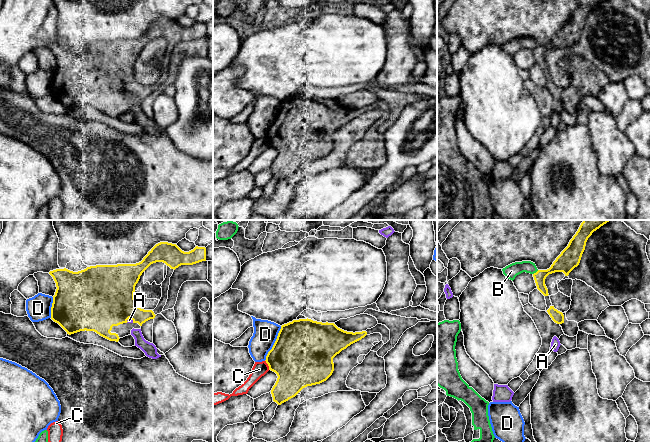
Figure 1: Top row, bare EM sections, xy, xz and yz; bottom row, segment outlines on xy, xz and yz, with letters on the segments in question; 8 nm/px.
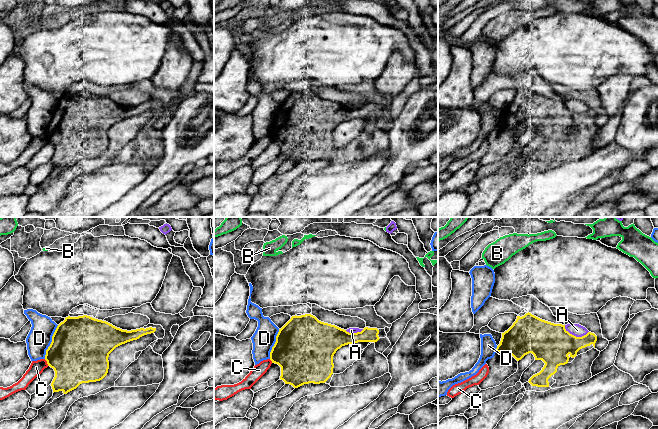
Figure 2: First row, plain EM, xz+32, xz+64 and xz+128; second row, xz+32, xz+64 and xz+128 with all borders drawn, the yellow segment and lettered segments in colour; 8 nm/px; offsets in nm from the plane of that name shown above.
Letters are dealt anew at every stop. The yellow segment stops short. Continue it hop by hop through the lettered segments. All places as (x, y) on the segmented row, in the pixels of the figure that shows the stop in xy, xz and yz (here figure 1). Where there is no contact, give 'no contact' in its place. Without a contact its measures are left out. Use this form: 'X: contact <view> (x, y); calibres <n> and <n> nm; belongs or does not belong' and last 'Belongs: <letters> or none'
A: contact xy (129, 317); calibres 460 and 40 nm; does not belong
B: contact yz (536, 272); calibres 160 and 110 nm; does not belong
C: contact xz (268, 365); calibres 440 and 120 nm; does not belong
D: contact xz (274, 343); calibres 500 and 190 nm; does not belong
Belongs: none

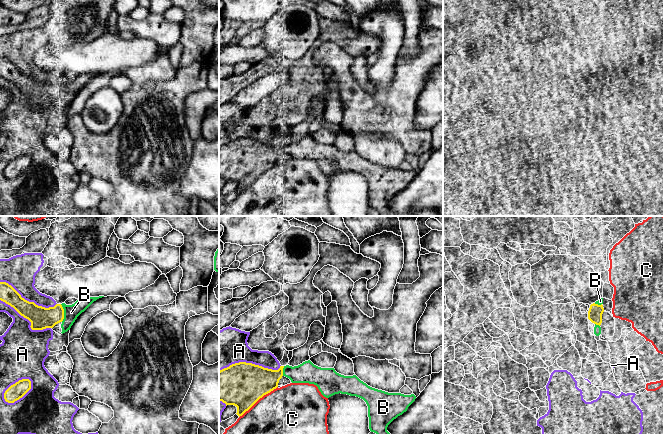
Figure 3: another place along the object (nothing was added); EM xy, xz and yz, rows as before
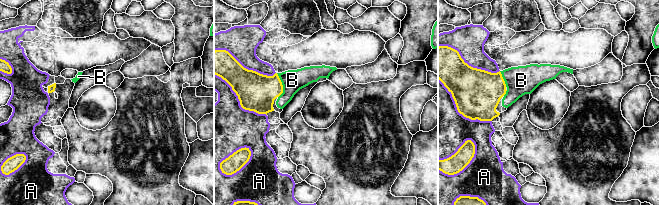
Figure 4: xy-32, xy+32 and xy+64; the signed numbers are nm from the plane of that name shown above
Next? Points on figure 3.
A: contact xy (20, 397); calibres 130 and 360 nm; does not belong
B: contact xy (63, 313); calibres 180 and 120 nm; belongs
C: contact xz (258, 399); calibres 360 and 380 nm; does not belong
Belongs: B

